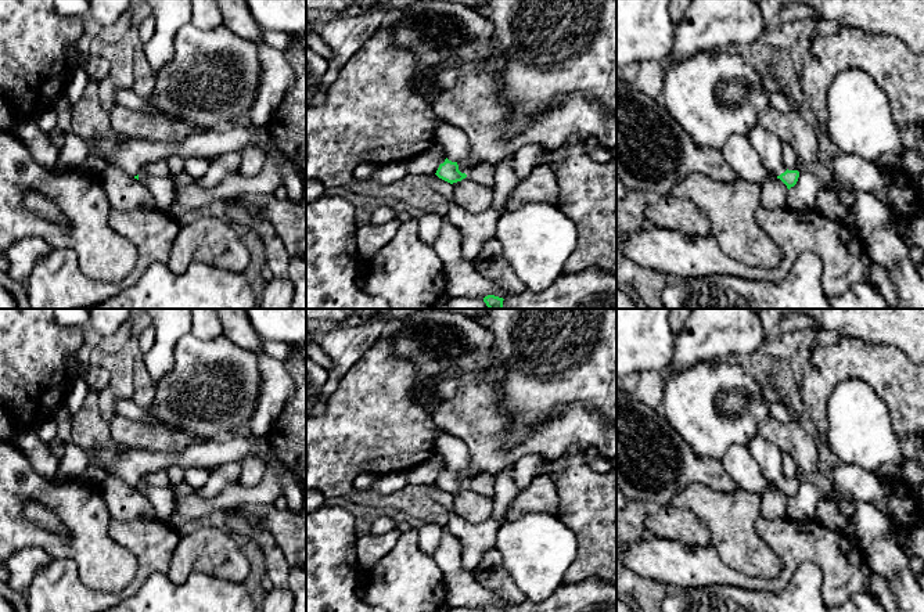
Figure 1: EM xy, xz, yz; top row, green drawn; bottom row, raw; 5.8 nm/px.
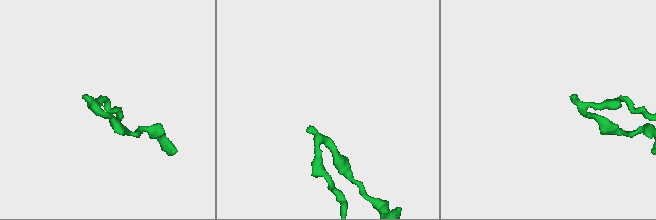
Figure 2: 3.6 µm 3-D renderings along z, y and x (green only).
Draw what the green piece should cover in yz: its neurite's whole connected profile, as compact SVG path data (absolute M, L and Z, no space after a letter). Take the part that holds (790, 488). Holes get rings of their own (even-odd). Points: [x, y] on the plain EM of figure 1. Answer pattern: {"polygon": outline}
{"polygon": "M756 433L748 442L747 449L762 475L780 489L788 500L797 494L799 482L788 480L783 475L783 453L776 444Z"}

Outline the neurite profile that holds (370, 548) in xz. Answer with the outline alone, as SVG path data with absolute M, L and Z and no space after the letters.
M393 529L381 536L364 534L356 541L356 554L362 573L370 570L384 555L387 555L398 540L399 532Z

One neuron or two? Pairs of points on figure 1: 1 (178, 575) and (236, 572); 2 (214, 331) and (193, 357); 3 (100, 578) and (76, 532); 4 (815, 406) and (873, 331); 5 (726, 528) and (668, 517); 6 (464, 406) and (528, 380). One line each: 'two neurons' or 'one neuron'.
1: one neuron
2: two neurons
3: one neuron
4: two neurons
5: two neurons
6: two neurons

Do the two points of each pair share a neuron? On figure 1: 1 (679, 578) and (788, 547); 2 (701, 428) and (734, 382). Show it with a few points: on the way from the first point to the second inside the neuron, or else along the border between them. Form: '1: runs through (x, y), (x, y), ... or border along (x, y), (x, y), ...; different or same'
1: runs through (712, 576), (732, 576), (754, 583), (779, 580); same
2: runs through (711, 414), (711, 396), (721, 385); same

